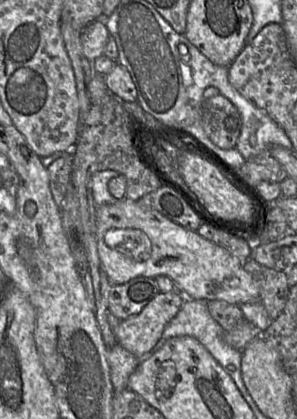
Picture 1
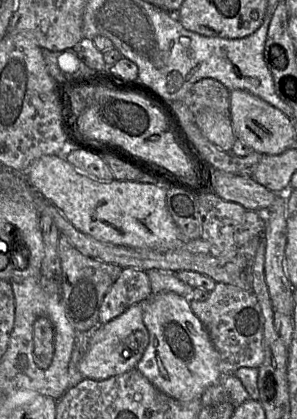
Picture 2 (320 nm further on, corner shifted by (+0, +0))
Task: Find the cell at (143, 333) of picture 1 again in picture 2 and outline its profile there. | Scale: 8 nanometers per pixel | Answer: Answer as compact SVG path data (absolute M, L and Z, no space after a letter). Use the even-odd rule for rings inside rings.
M138 303L110 322L94 328L88 349L78 363L78 370L84 378L92 380L105 380L121 375L136 368L148 343L149 333L143 323L143 303ZM136 331L143 333L143 339L139 345L135 340Z

